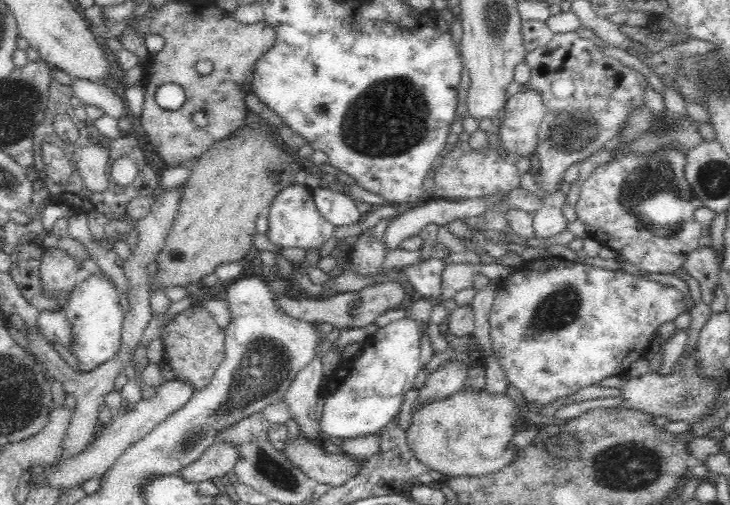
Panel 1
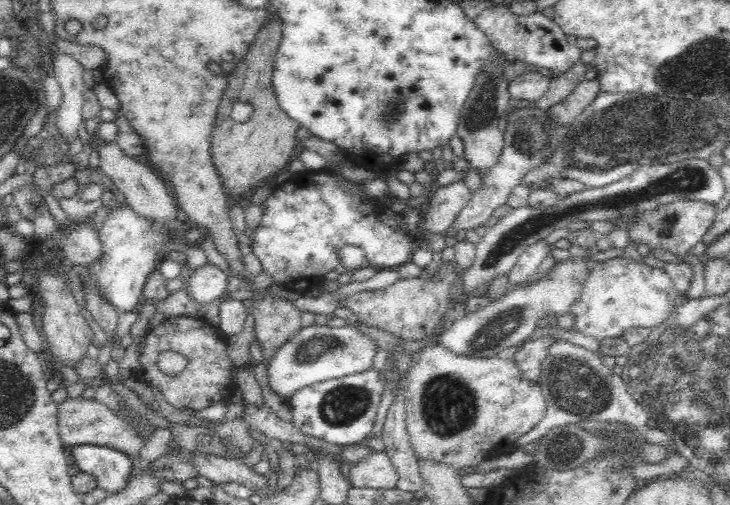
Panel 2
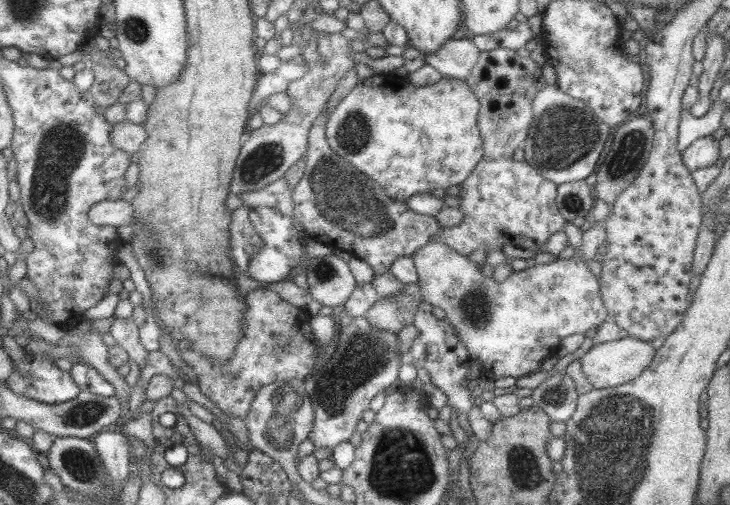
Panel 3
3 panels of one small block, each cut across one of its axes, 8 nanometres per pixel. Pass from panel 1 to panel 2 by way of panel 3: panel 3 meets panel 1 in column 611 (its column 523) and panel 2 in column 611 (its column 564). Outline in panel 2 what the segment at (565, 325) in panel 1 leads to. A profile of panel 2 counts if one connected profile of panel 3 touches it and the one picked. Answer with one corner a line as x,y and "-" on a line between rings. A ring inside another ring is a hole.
620,256
595,263
584,281
579,301
571,308
576,316
575,331
600,341
622,337
630,327
656,329
664,323
677,306
677,289
662,268
651,268

